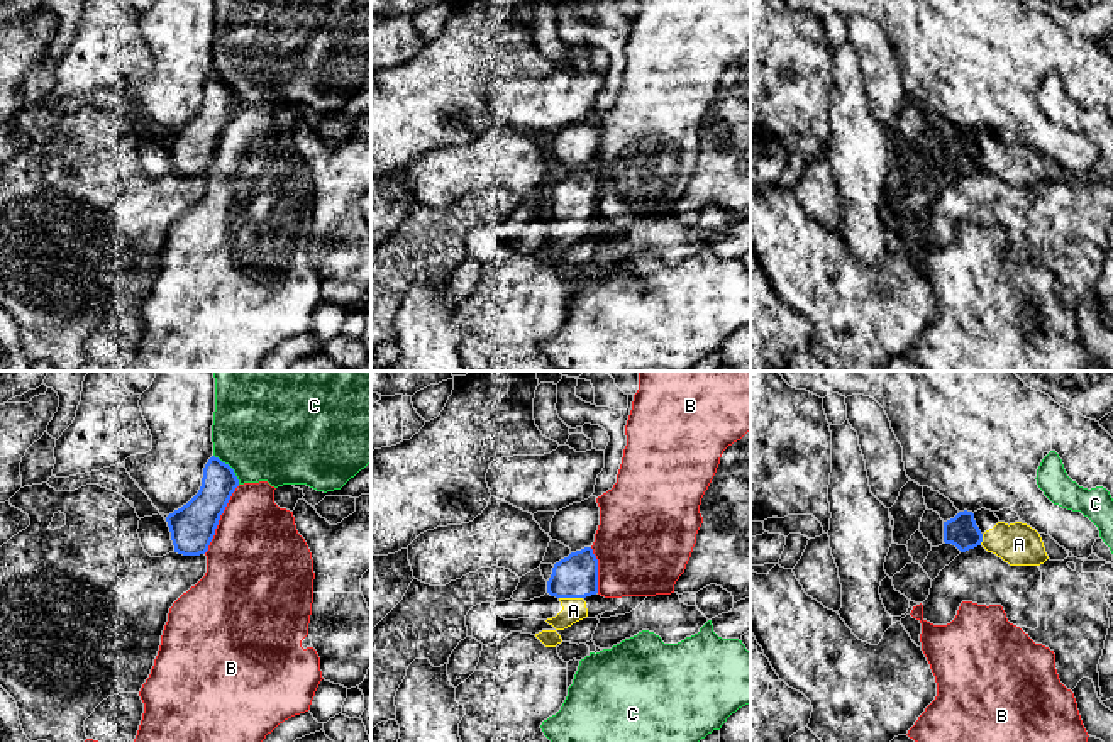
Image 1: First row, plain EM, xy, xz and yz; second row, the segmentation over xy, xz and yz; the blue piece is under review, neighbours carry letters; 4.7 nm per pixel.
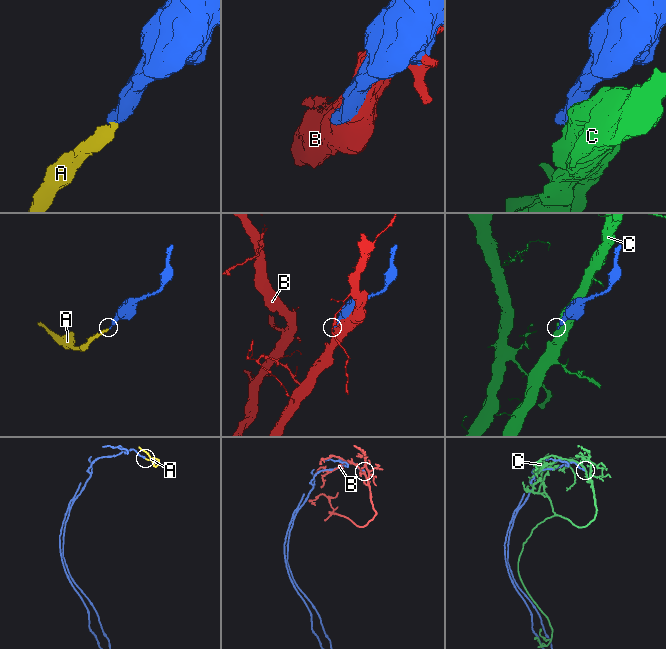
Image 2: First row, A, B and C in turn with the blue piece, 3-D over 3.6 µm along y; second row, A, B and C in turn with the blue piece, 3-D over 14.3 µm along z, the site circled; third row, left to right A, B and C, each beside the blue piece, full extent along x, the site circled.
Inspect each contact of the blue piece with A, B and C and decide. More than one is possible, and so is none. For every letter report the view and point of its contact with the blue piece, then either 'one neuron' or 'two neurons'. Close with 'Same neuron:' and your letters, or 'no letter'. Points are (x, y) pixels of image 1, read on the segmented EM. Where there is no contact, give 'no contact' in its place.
A: xz (571, 597) | one neuron
B: xy (219, 519) | two neurons
C: xy (231, 468) | two neurons
Same neuron: A

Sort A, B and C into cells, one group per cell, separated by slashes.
A / B / C

